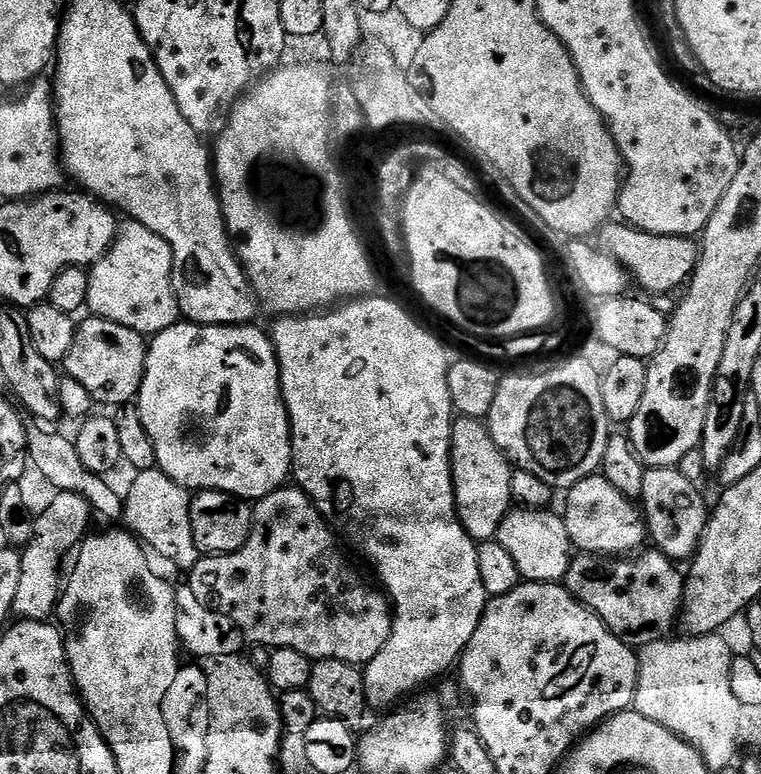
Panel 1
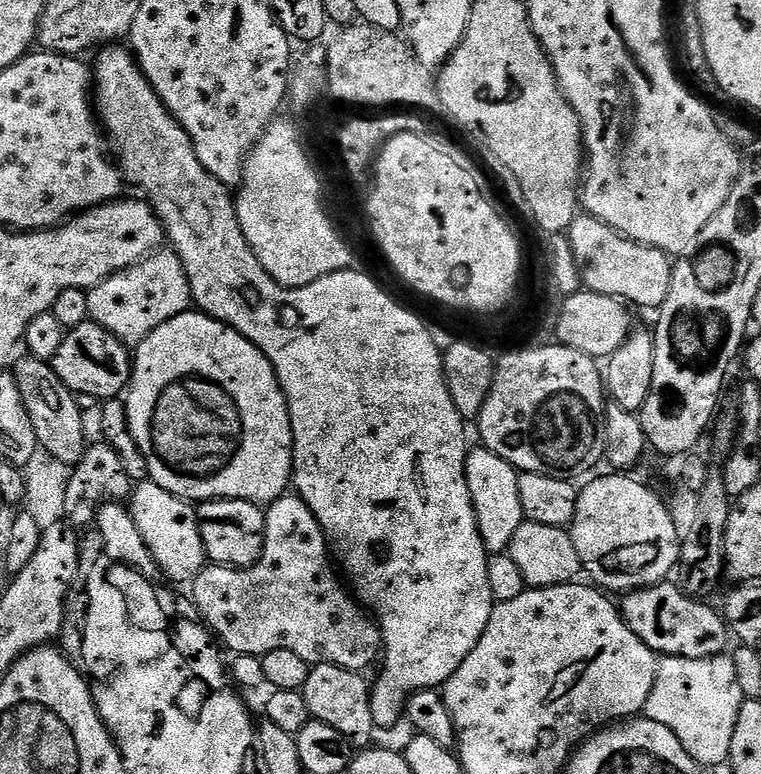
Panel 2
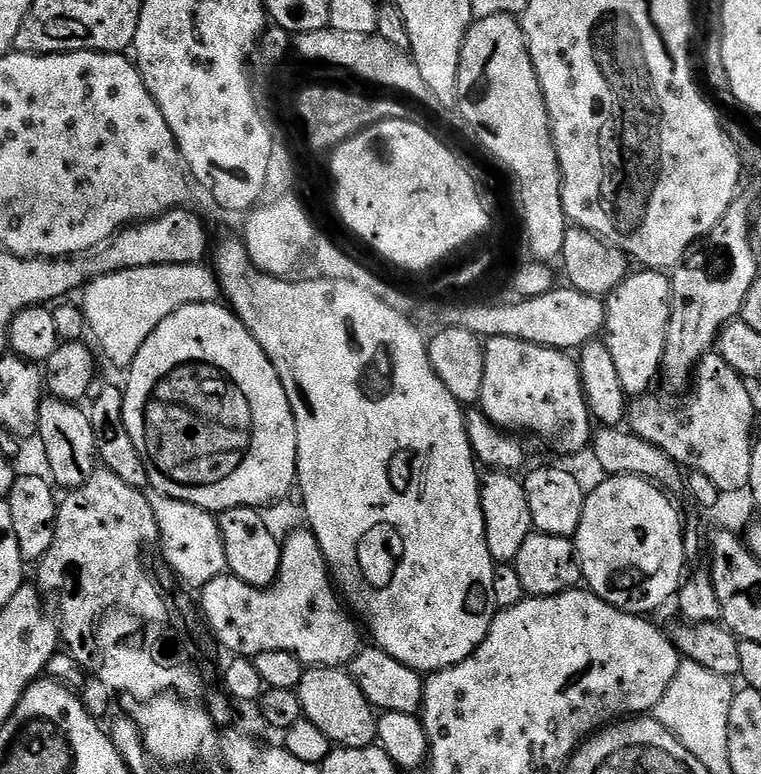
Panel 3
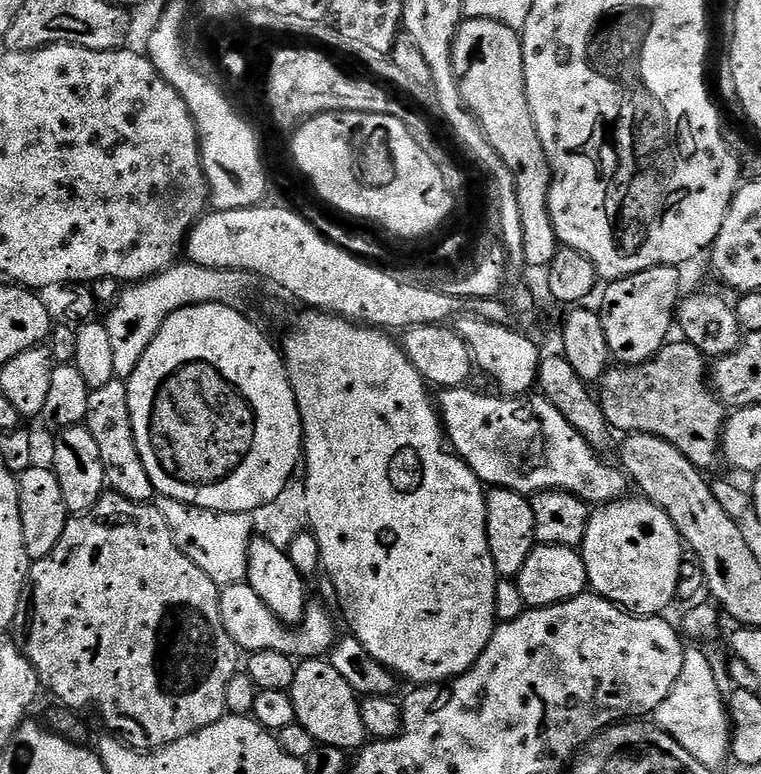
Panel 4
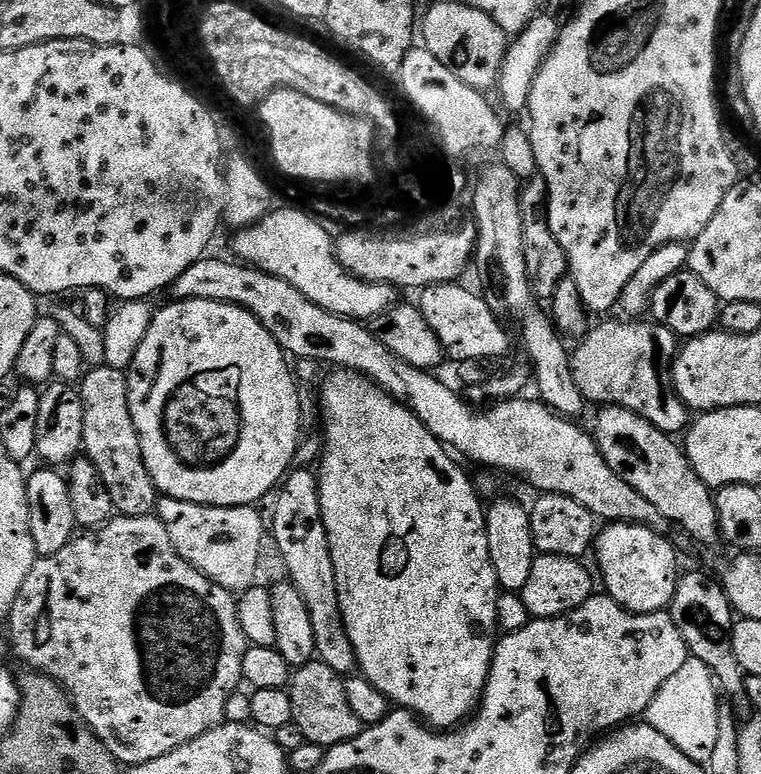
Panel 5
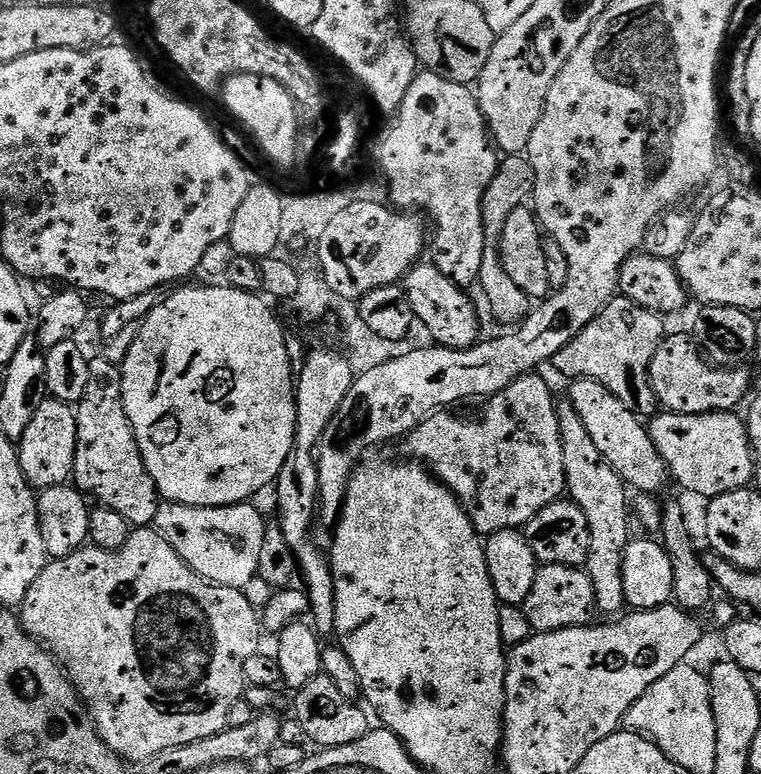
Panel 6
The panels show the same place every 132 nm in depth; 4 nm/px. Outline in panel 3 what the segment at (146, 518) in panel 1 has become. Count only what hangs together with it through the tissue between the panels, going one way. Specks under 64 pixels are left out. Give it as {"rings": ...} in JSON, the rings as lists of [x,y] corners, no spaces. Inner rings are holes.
{"rings":[[[155,490],[149,491],[147,498],[150,510],[154,510],[154,522],[158,524],[158,549],[178,579],[185,580],[183,583],[189,589],[202,589],[228,572],[220,522],[213,513]]]}

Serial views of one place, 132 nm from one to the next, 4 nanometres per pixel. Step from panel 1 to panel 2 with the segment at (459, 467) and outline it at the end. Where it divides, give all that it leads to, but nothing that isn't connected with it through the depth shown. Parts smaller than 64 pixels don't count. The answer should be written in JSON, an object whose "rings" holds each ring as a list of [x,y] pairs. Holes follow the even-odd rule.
{"rings":[[[473,447],[466,462],[466,482],[470,486],[470,498],[478,522],[480,537],[489,554],[507,552],[518,526],[524,524],[522,501],[518,499],[520,473],[510,462],[498,458],[489,448]]]}

